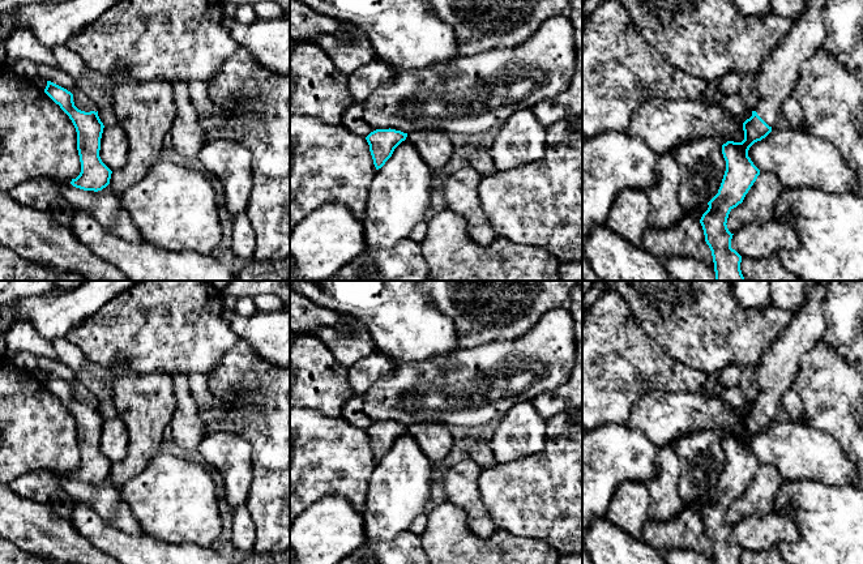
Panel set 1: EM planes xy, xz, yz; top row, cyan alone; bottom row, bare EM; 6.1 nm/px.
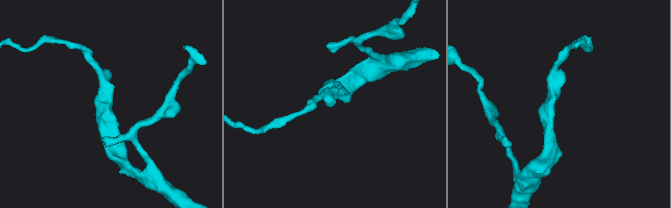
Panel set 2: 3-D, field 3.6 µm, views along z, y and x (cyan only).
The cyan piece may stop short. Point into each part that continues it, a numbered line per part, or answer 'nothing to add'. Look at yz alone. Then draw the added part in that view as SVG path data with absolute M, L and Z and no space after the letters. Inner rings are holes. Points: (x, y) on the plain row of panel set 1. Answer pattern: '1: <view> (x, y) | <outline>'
1: yz (780, 366) | M819 282L808 290L804 306L794 312L787 329L755 367L759 385L756 405L769 419L782 407L782 394L798 376L802 356L823 339L826 329L825 294L825 287Z

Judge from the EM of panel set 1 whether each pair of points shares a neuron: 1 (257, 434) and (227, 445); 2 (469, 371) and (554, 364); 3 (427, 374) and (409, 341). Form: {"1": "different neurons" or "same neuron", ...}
{"1": "different neurons", "2": "same neuron", "3": "different neurons"}

